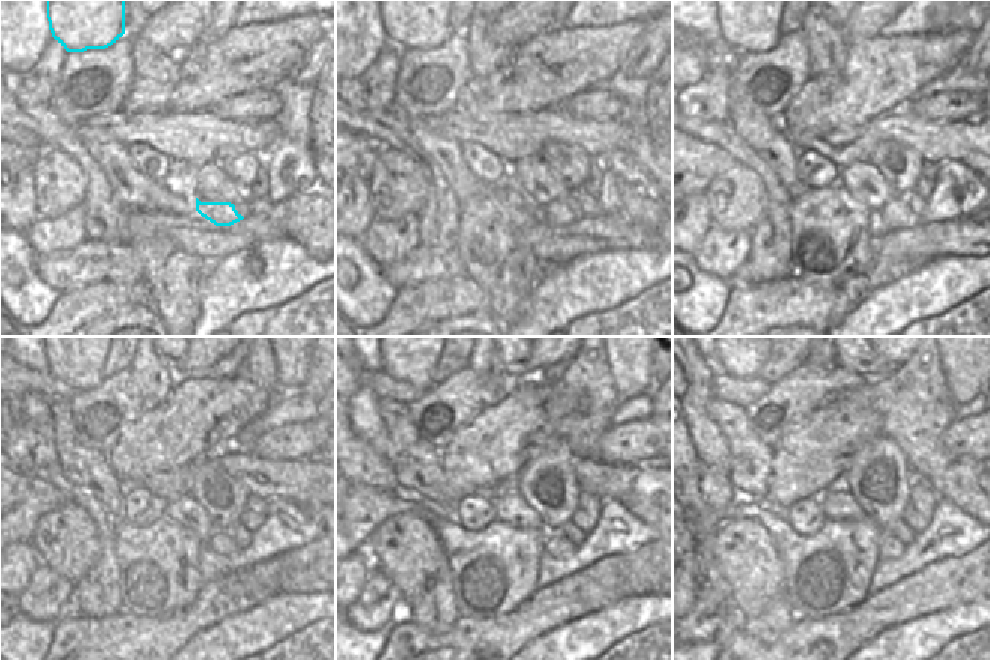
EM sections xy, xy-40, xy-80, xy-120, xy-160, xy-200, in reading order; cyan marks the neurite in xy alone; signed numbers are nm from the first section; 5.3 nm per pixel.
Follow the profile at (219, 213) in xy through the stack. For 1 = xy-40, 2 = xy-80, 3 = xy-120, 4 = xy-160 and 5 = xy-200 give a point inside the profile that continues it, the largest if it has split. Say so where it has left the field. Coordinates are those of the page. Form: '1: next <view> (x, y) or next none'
1: next xy-40 (557, 213)
2: next xy-80 (897, 216)
3: next xy-120 (219, 543)
4: next xy-160 (557, 546)
5: next xy-200 (891, 548)

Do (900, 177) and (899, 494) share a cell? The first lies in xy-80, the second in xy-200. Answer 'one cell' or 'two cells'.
one cell

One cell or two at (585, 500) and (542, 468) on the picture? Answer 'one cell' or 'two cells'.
two cells

